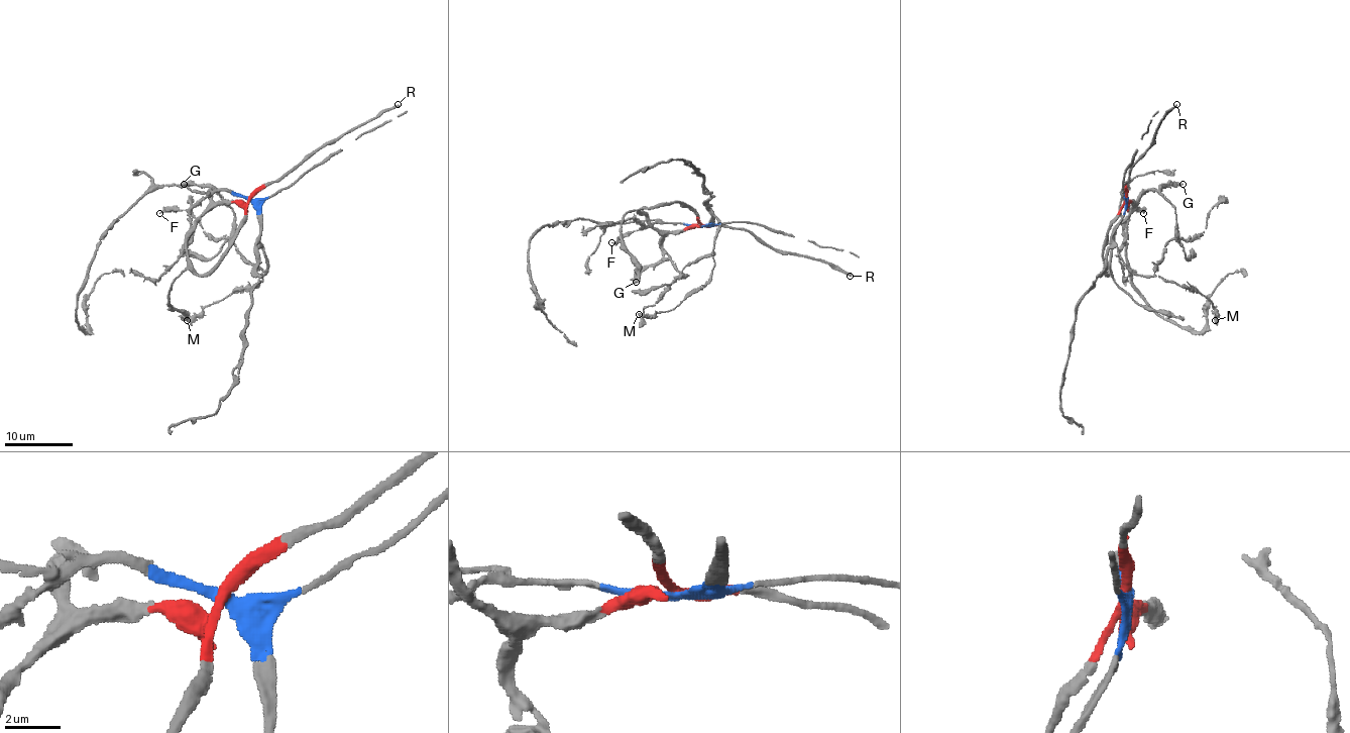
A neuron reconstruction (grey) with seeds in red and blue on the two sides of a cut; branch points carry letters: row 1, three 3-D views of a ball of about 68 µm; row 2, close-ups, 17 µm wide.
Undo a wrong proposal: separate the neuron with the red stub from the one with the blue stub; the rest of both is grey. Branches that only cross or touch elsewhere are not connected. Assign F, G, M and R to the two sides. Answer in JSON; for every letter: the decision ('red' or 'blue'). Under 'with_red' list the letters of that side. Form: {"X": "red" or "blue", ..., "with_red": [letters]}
{"F": "blue", "G": "red", "M": "blue", "R": "red", "with_red": ["G", "R"]}

